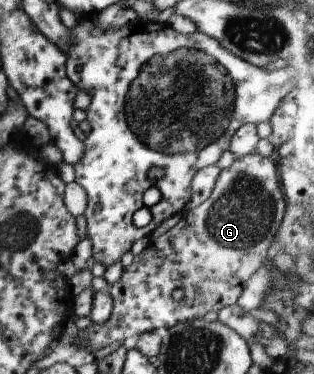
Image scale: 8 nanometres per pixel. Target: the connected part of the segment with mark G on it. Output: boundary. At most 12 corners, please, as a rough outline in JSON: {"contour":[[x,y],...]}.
{"contour":[[252,152],[78,330],[98,351],[238,304],[283,223]]}

